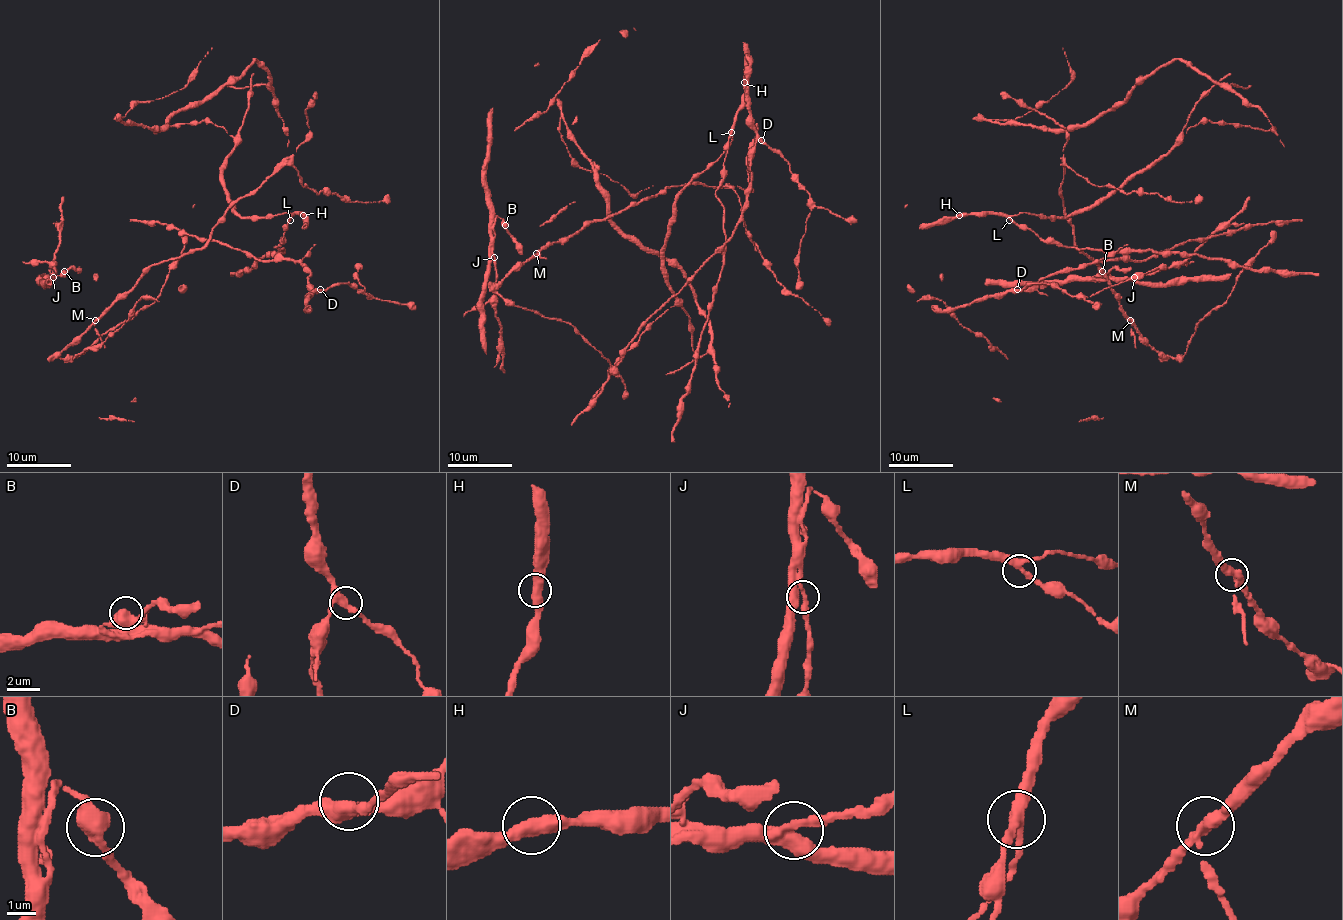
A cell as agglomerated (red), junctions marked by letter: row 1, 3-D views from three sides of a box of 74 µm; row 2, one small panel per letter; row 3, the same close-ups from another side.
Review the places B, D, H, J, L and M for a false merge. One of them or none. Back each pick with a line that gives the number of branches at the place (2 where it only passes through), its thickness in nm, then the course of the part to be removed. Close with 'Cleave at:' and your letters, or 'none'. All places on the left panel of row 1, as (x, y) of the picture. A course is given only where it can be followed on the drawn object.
Cleave at: none

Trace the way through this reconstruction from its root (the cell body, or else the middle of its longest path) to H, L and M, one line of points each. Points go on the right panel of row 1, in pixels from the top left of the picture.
H: (1109, 192), (1067, 216), (1038, 216), (1025, 212), (1017, 215), (959, 215)
L: (1109, 192), (1067, 216), (1038, 216), (1020, 212), (1009, 220)
M: (1109, 192), (1072, 213), (1065, 208), (1065, 216), (1075, 245), (1096, 263), (1130, 321)

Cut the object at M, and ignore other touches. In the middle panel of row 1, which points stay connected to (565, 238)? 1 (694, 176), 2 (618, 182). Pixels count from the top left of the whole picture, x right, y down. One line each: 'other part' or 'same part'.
1: other part
2: other part

